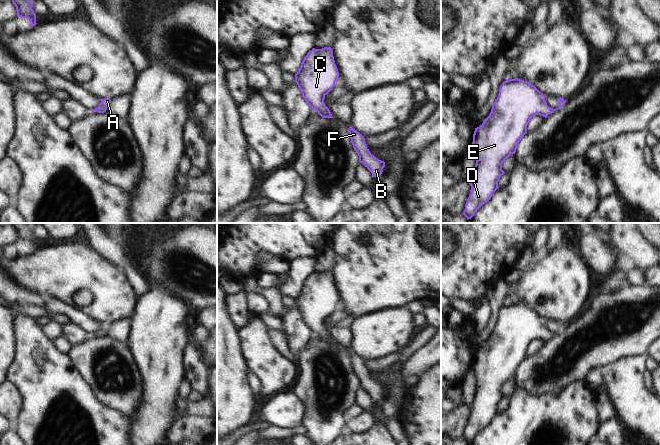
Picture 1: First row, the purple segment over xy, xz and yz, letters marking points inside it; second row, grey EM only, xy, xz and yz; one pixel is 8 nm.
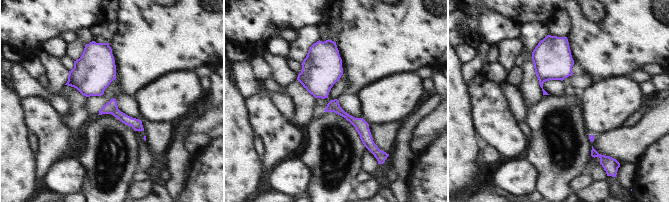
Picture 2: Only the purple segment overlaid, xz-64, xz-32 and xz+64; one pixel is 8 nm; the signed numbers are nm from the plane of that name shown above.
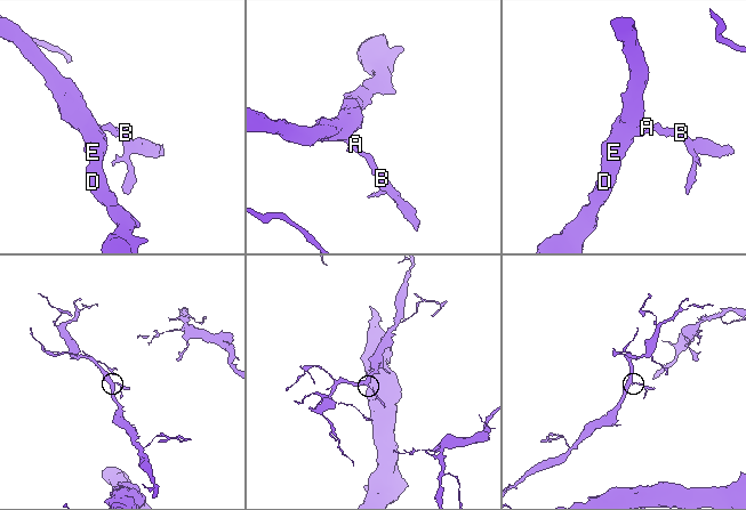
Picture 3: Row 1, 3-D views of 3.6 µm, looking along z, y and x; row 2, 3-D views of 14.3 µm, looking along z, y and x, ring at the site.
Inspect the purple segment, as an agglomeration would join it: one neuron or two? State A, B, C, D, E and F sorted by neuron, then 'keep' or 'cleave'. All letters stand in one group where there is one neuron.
A B C D E F | keep

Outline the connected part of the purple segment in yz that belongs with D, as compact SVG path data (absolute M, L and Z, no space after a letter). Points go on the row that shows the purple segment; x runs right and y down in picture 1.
M518 78L502 83L489 116L475 128L473 134L472 144L477 160L463 211L467 220L499 189L498 181L505 173L502 164L511 154L515 154L517 144L527 133L531 118L536 115L547 118L566 103L561 97L558 101L557 109L549 107L545 96L534 85Z

